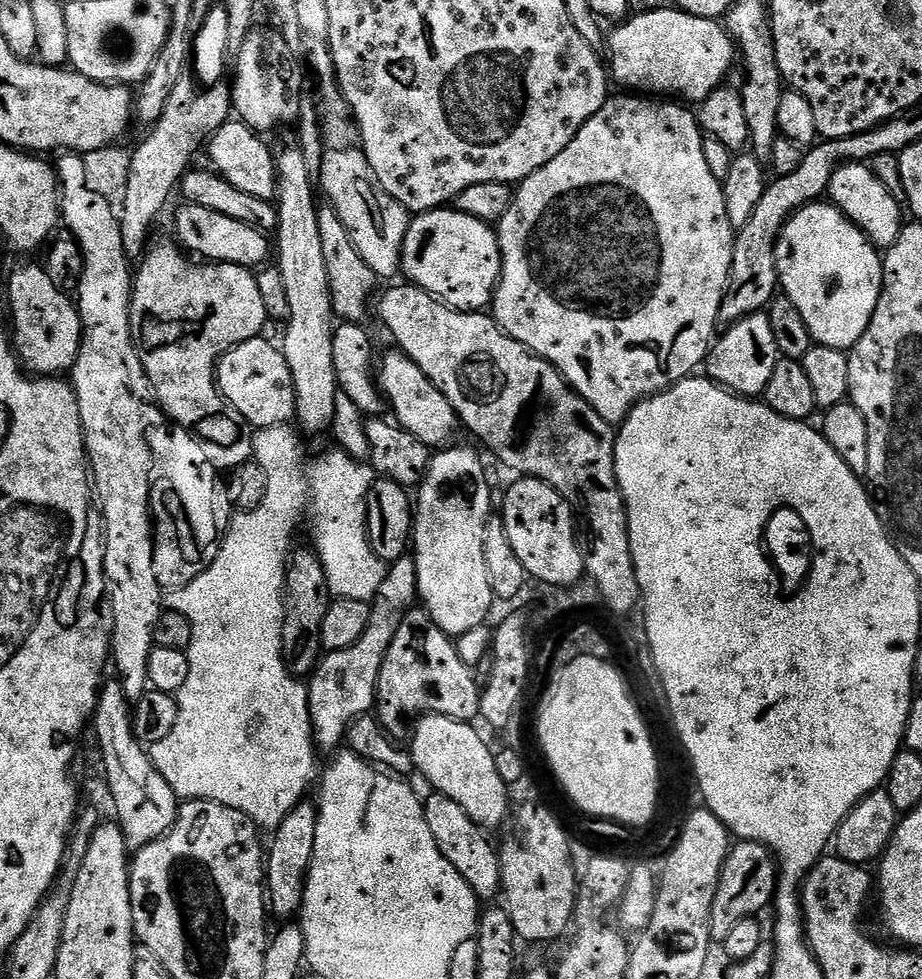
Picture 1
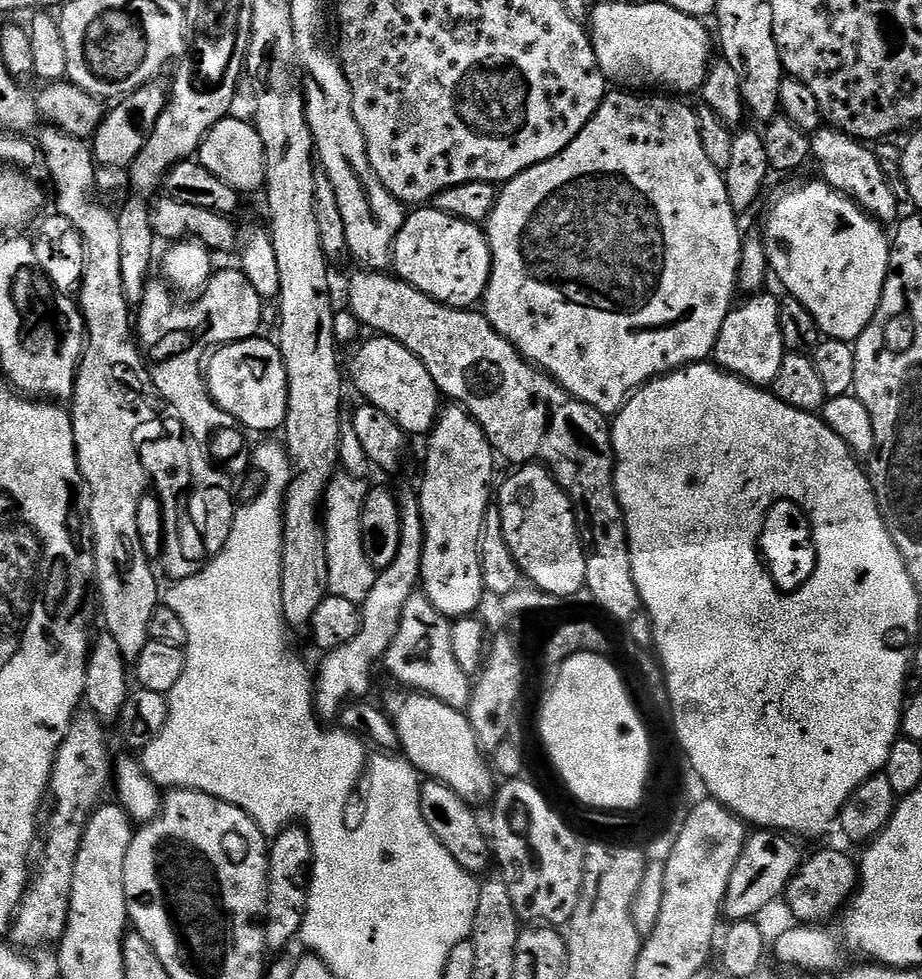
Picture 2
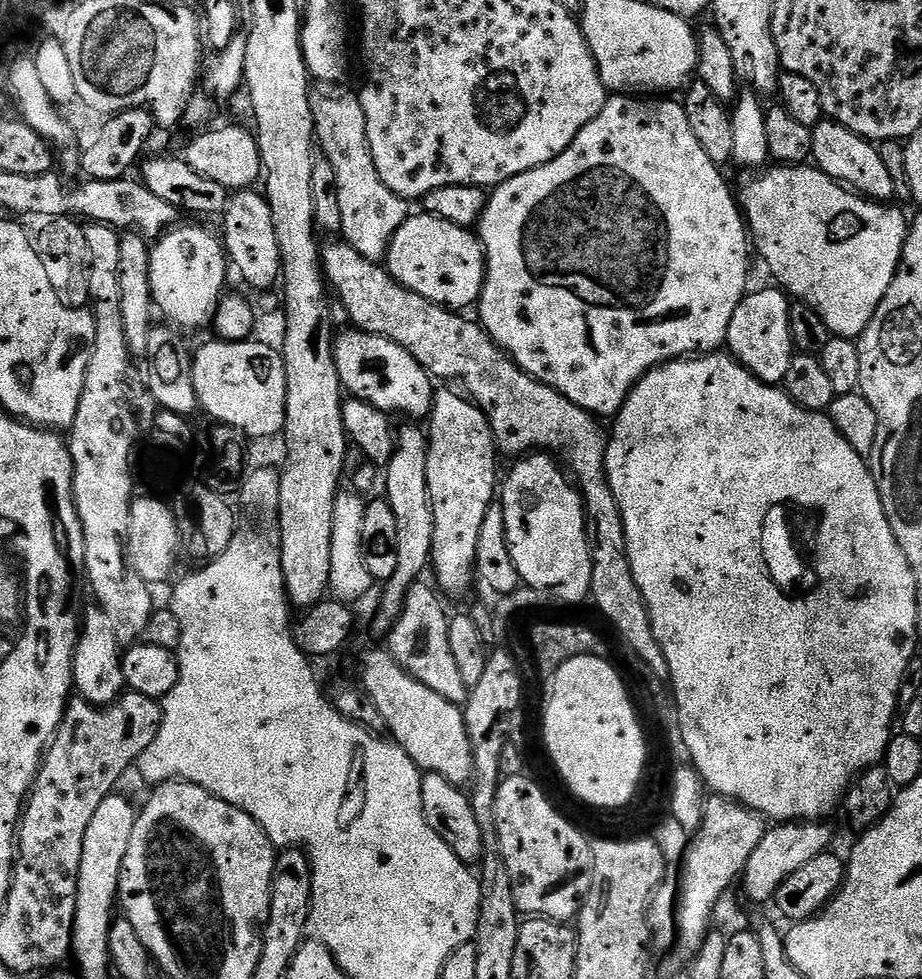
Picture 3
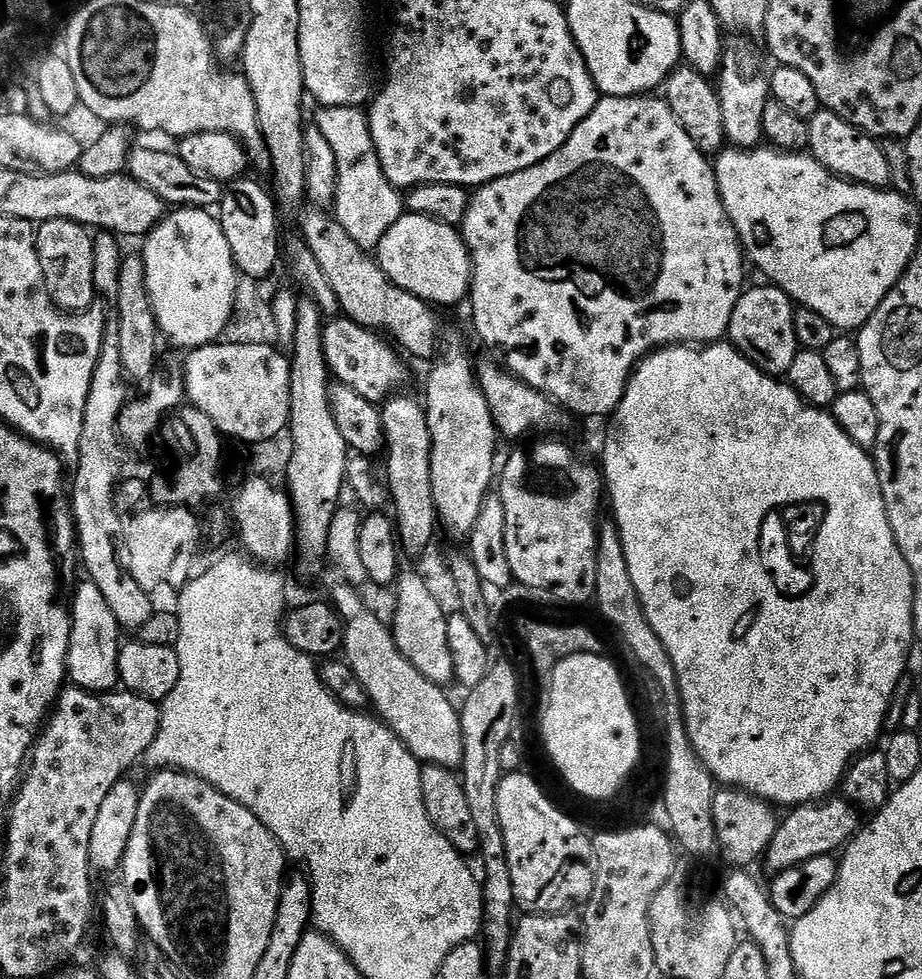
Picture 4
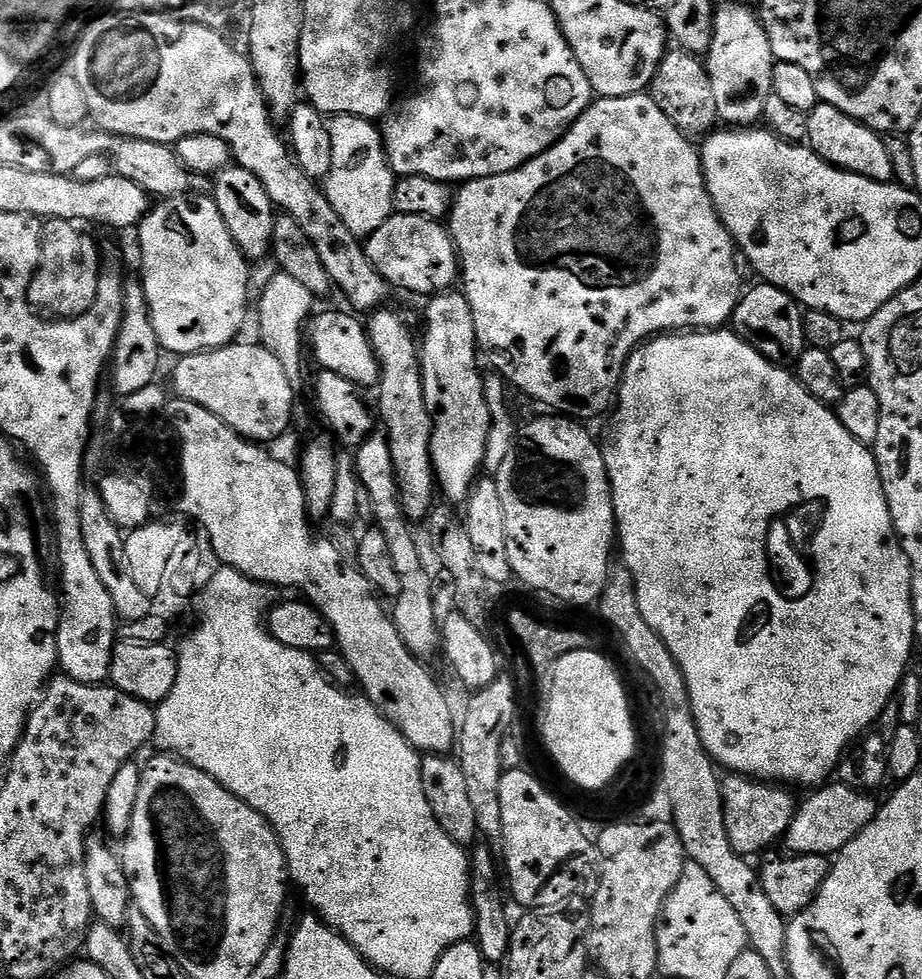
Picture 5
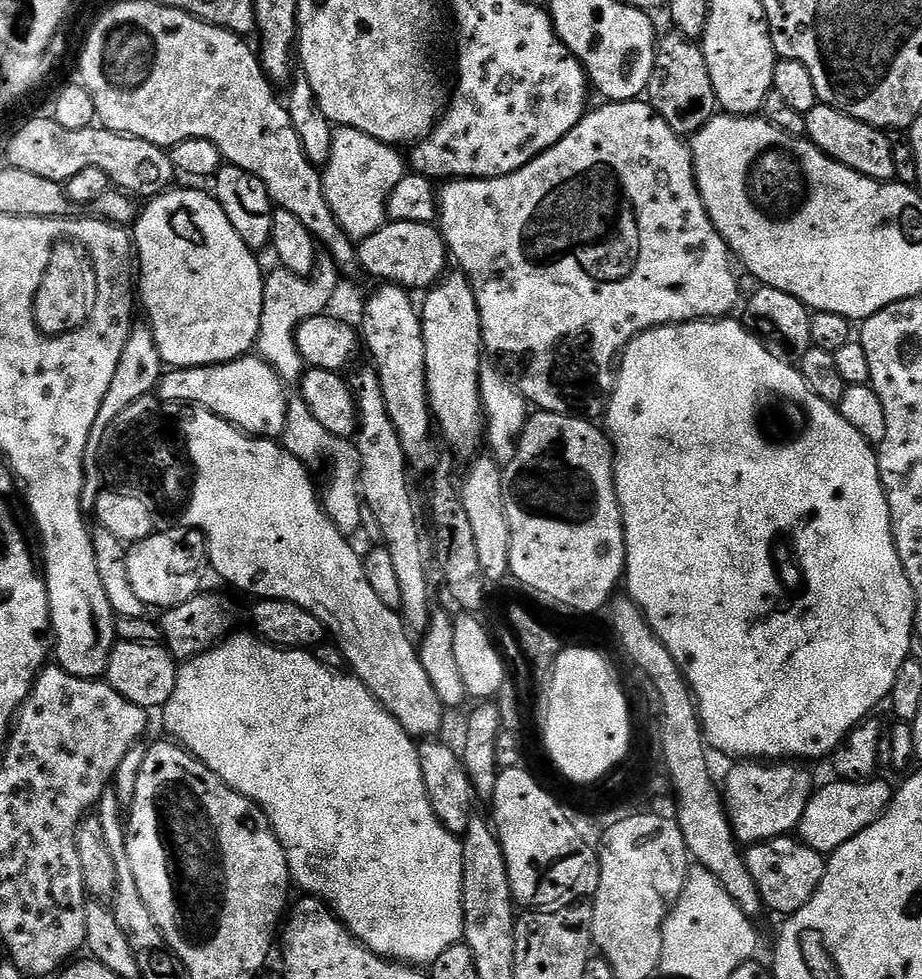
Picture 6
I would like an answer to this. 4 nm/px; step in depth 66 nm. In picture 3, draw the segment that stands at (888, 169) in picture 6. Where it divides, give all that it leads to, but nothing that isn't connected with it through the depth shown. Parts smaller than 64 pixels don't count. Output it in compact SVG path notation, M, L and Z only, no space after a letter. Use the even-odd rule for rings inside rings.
M823 119L812 130L812 155L815 167L828 175L837 184L847 186L851 191L877 202L888 202L894 197L894 182L886 165L878 155L876 144L863 140L854 130L846 130L837 120Z

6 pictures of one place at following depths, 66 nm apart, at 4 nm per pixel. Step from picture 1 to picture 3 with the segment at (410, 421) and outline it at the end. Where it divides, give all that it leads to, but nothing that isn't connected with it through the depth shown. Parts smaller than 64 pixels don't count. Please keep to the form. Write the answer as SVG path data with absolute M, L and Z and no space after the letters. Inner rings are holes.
M344 330L335 337L336 346L336 365L338 366L338 378L342 385L343 391L349 397L357 400L369 400L378 410L395 414L401 412L404 418L420 418L416 416L427 417L432 411L432 397L434 395L433 377L398 342L390 342L390 338L385 336L375 336L369 332L359 330Z

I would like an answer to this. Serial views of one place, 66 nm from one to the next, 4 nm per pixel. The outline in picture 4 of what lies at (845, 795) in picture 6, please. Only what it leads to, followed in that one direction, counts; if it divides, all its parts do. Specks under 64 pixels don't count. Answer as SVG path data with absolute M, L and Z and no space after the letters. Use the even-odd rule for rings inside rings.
M825 798L814 804L802 804L791 809L787 815L781 819L766 853L769 873L772 874L784 872L810 858L839 853L862 824L861 813L843 798Z

